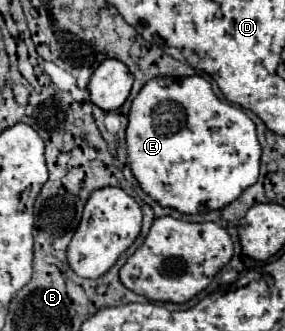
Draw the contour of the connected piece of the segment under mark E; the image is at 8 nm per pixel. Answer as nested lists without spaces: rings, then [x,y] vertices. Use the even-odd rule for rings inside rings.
[[[201,76],[149,80],[131,104],[125,141],[129,168],[141,188],[161,206],[175,208],[183,214],[223,208],[259,178],[261,146],[257,142],[253,120],[243,110],[221,102],[213,94],[211,84]]]

